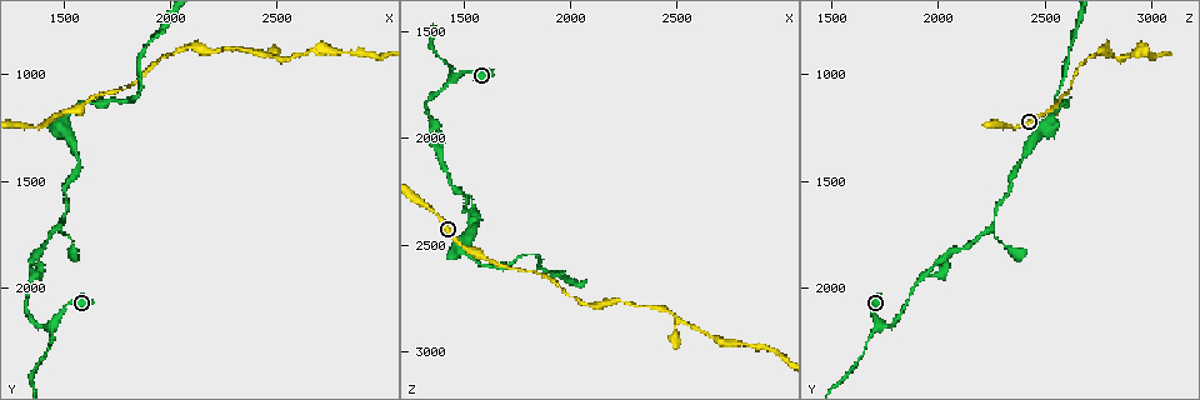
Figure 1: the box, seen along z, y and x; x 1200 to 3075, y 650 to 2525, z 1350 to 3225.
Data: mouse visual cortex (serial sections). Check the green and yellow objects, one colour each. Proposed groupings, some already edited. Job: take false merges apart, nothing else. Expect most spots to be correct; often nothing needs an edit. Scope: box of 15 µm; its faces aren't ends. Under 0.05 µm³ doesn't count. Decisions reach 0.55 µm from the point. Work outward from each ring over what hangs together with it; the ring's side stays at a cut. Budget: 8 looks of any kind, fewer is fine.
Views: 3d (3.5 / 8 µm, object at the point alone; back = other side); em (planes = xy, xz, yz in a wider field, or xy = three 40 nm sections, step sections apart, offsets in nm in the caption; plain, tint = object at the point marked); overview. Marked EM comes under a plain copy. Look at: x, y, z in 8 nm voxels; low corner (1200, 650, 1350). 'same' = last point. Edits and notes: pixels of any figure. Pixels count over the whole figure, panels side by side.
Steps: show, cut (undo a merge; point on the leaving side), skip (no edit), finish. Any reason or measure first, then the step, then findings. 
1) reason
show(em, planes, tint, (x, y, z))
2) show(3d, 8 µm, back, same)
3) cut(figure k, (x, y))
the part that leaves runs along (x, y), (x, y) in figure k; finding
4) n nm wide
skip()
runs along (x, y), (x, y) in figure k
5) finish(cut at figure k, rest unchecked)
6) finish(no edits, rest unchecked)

three arms meet
show(3d, 3.5 µm, (1440, 2170, 1710))

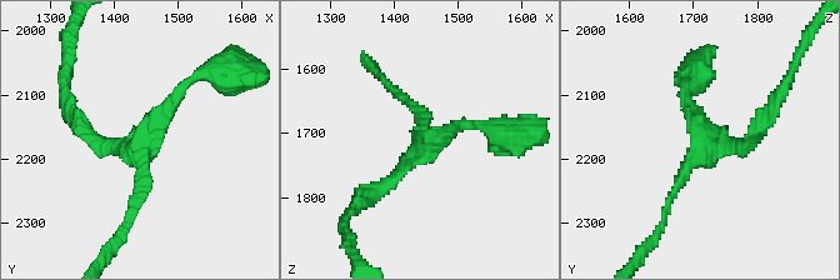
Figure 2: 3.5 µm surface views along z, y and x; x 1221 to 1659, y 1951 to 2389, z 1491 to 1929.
3 arms; arms of 150, 150, 200 nm
show(em, xy, step 3, tint, (1440, 2175, 1720))

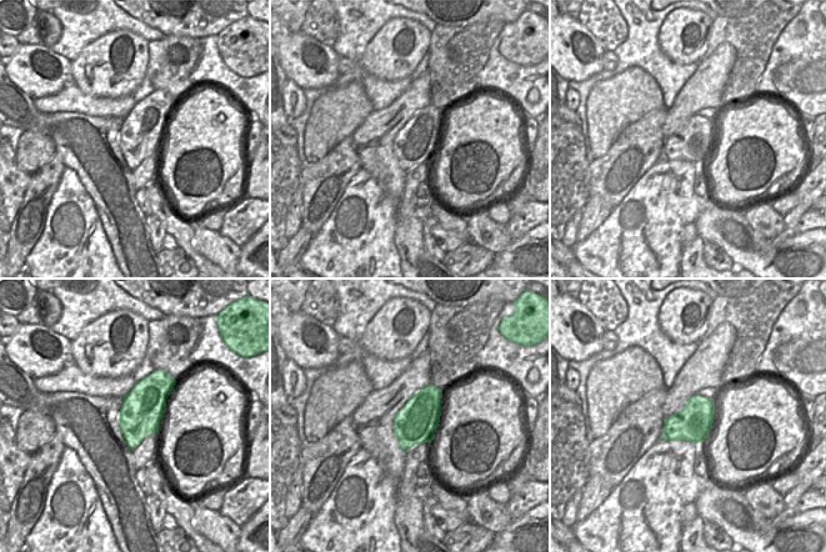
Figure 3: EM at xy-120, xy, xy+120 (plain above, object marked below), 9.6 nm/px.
show(em, xy, step 2, tint, same)

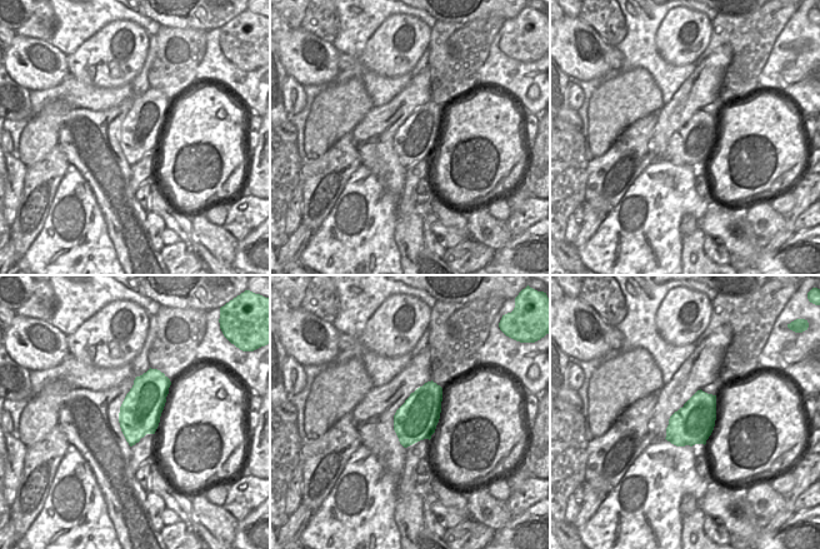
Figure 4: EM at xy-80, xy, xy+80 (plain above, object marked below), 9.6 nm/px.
skip()
runs along (471, 125), (433, 138), (360, 199) in figure 2; one cell here

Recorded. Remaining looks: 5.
show(3d, 3.5 µm, (1380, 1870, 2040))

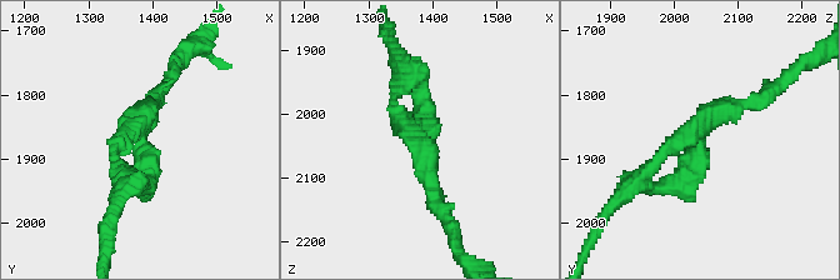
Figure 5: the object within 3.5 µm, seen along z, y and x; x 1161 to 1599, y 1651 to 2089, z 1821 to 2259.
show(em, xy, step 2, tint, (1385, 1865, 2045))

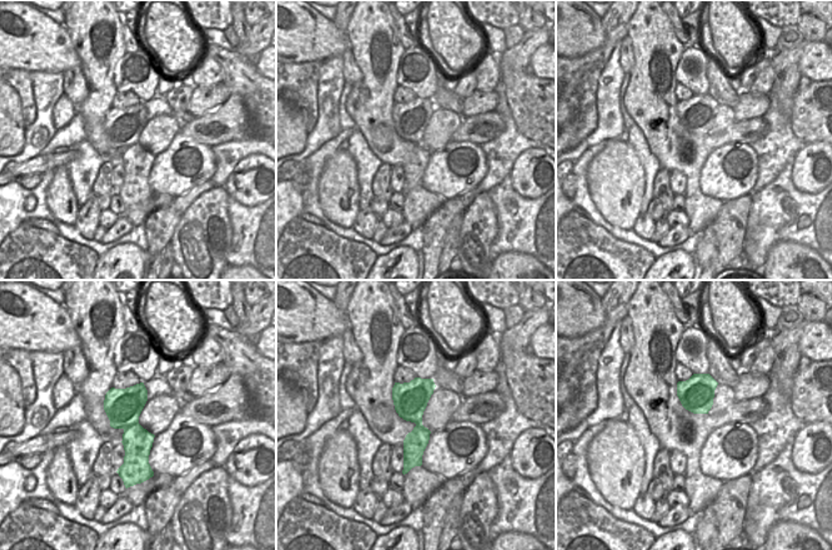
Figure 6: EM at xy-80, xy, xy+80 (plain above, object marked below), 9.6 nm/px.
arms of 200, 250 nm
skip()
runs along (430, 381), (406, 468) in figure 6; one cell here

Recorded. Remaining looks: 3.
branch point
show(3d, 3.5 µm, (1500, 1210, 2520))

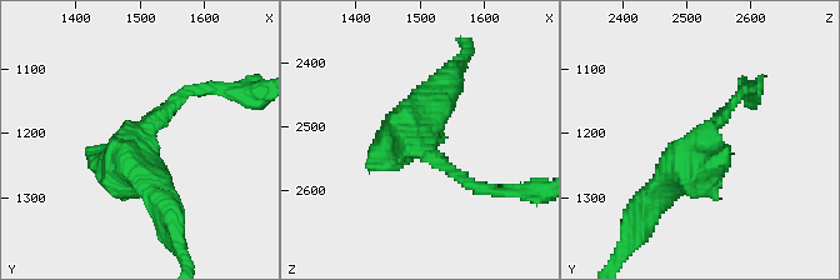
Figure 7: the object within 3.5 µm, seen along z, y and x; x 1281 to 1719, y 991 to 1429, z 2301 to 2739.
show(em, xy, step 5, tint, (1490, 1210, 2525))

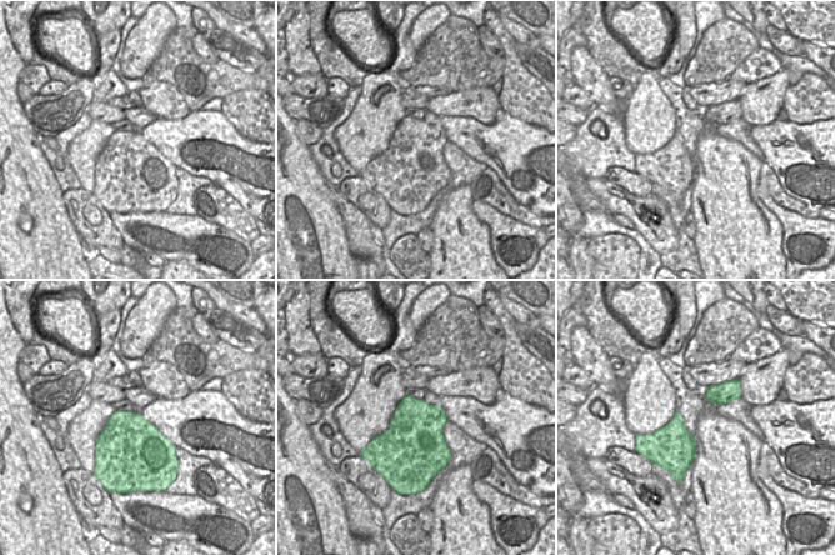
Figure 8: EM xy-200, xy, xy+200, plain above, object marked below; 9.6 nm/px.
skip()
runs along (644, 213), (689, 171), (733, 101) in figure 7; continuous, no second cell

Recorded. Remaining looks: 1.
finish(no edits, rest unchecked)

